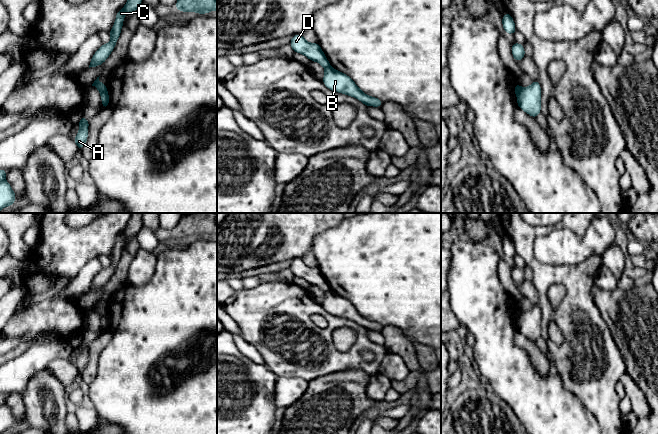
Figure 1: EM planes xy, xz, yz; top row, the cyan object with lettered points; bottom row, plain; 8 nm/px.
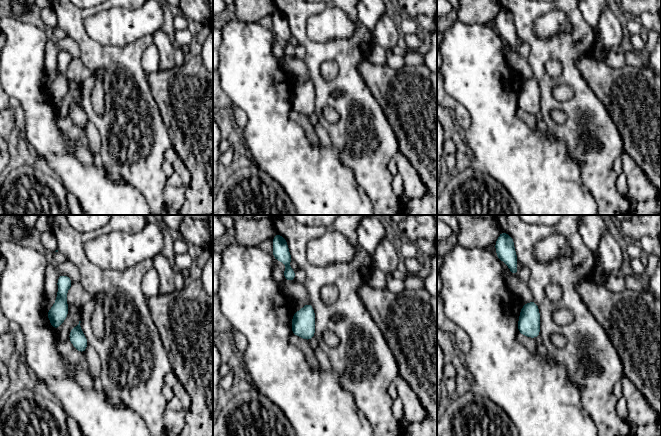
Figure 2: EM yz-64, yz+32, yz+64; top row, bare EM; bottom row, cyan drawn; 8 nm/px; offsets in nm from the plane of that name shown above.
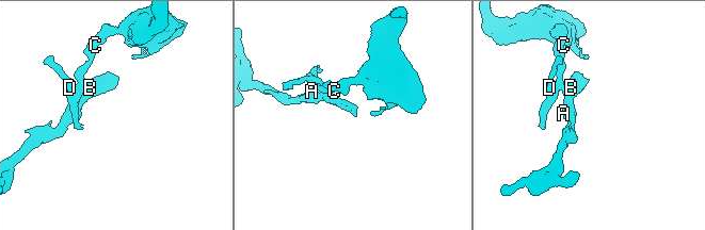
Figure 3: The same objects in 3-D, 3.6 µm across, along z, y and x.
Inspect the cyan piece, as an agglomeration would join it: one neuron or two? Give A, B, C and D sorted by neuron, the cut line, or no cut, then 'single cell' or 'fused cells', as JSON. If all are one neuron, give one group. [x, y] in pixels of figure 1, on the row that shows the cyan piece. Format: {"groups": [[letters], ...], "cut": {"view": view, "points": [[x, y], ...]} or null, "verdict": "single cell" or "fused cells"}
{"groups": [["A", "B"], ["C", "D"]], "cut": {"view": "yz", "points": [[522, 88], [517, 95]]}, "verdict": "fused cells"}

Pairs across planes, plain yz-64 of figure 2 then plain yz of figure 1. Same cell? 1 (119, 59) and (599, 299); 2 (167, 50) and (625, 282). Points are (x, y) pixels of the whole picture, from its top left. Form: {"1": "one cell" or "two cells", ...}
{"1": "two cells", "2": "two cells"}

